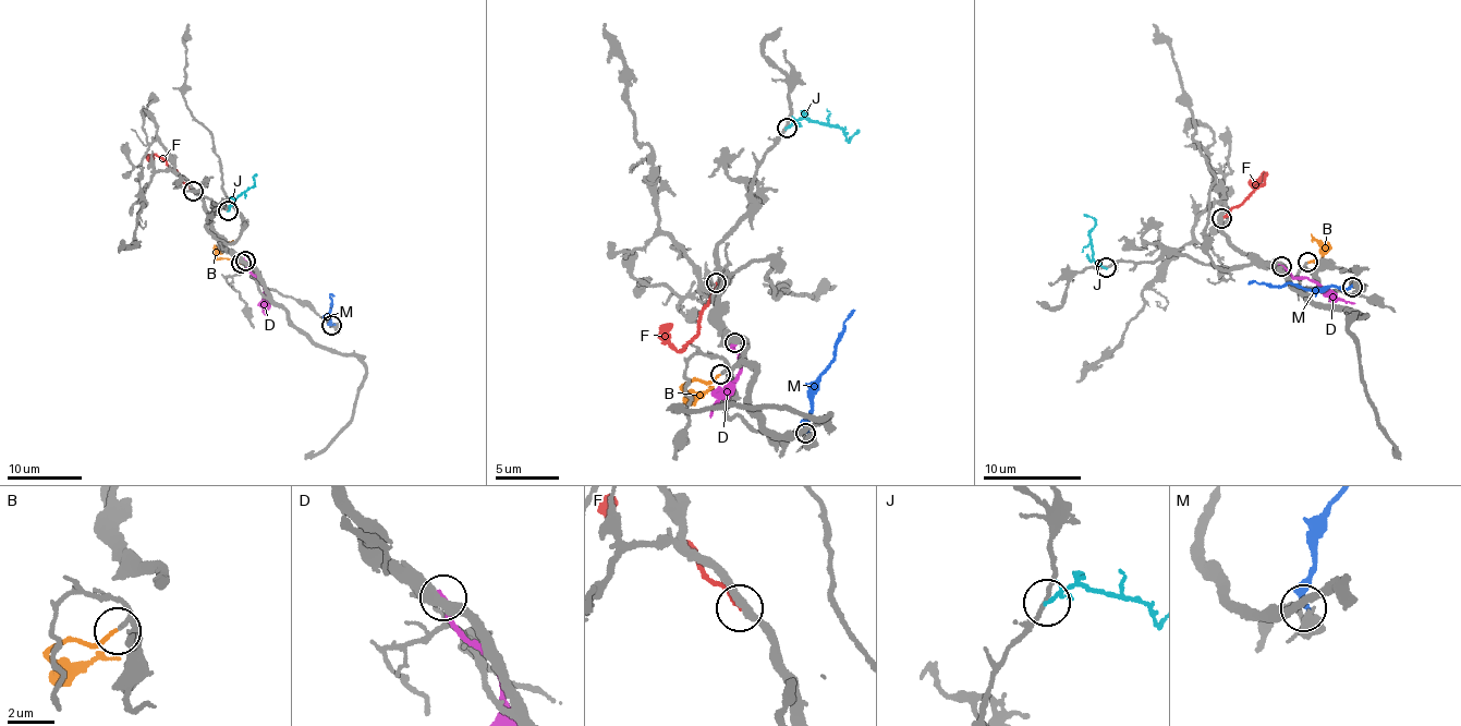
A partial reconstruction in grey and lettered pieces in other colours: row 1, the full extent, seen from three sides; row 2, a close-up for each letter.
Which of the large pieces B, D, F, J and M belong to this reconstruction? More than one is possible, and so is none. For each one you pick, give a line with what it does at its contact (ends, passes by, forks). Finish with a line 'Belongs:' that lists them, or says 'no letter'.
B: it ends there
Belongs: B

